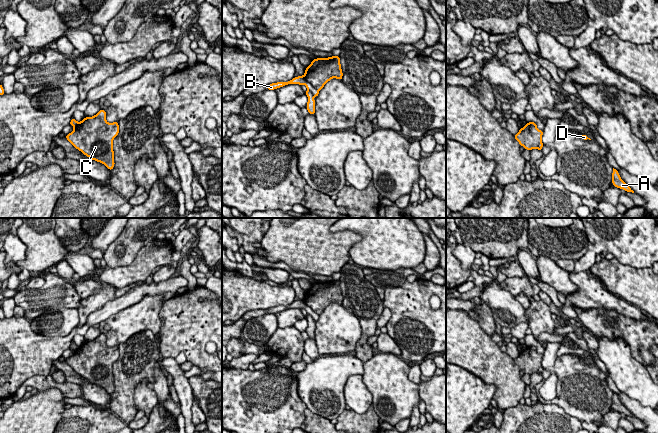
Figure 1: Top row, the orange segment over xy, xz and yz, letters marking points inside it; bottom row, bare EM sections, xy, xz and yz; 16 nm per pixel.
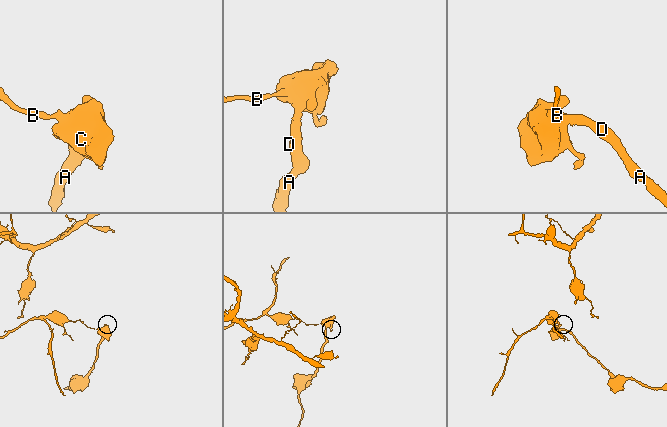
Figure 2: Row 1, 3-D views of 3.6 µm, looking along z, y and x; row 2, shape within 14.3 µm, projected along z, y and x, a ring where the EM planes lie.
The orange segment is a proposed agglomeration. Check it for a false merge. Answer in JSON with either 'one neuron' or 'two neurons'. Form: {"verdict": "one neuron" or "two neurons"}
{"verdict": "two neurons"}

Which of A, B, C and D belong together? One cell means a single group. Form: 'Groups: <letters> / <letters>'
Groups: A C D / B

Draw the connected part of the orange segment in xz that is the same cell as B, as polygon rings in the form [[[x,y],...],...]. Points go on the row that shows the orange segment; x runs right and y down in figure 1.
[[[297,76],[294,77],[292,80],[288,81],[288,82],[277,82],[277,83],[272,83],[267,85],[267,90],[275,90],[277,88],[289,85],[289,84],[298,84],[298,85],[302,85],[304,84],[307,88],[307,90],[311,91],[314,97],[318,97],[319,95],[319,91],[317,89],[315,89],[309,82],[307,82],[302,76]]]

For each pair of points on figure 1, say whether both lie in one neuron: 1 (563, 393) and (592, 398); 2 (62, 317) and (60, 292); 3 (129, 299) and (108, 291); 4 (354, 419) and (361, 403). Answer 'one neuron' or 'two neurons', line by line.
1: one neuron
2: two neurons
3: two neurons
4: two neurons

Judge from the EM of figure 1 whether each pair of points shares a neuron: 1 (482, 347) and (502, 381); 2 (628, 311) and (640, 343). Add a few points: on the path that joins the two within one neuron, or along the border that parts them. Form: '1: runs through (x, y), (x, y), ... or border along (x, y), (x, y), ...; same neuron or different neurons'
1: runs through (482, 355), (500, 373); same neuron
2: border along (609, 309), (614, 309), (628, 317), (647, 320); different neurons

